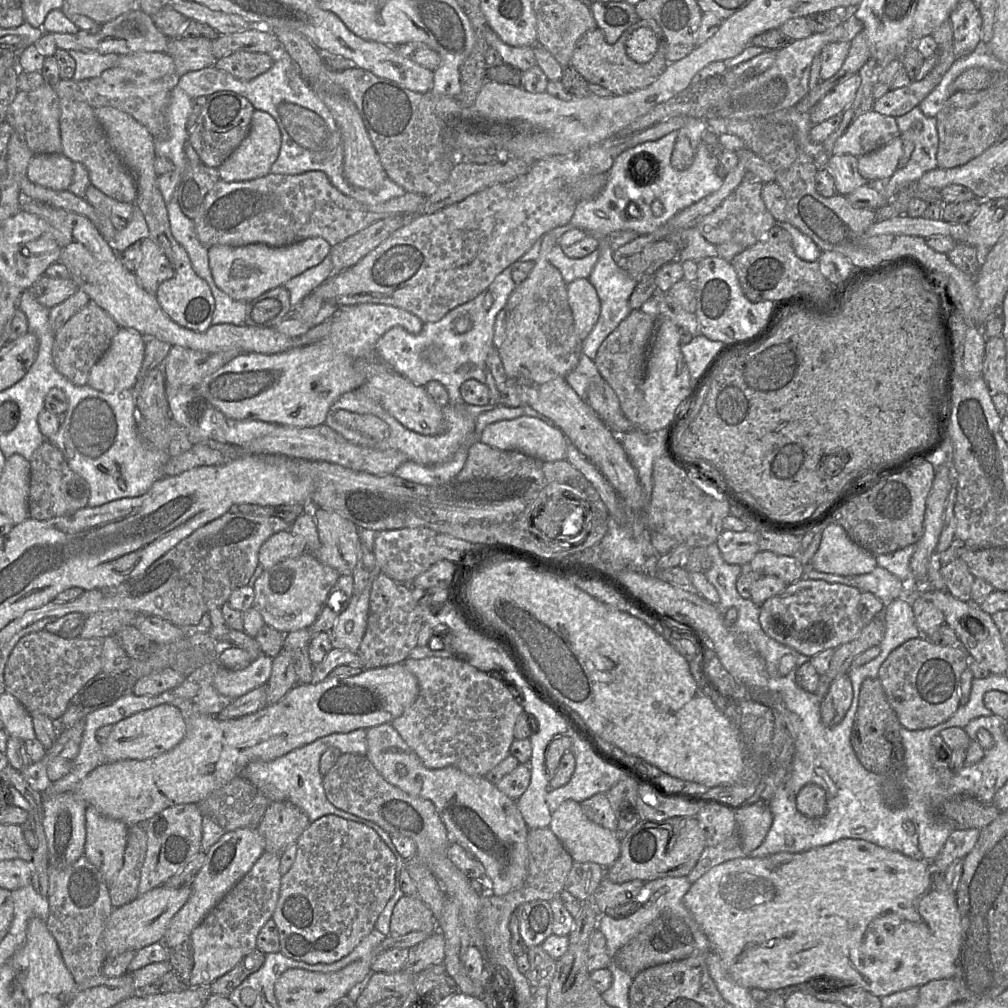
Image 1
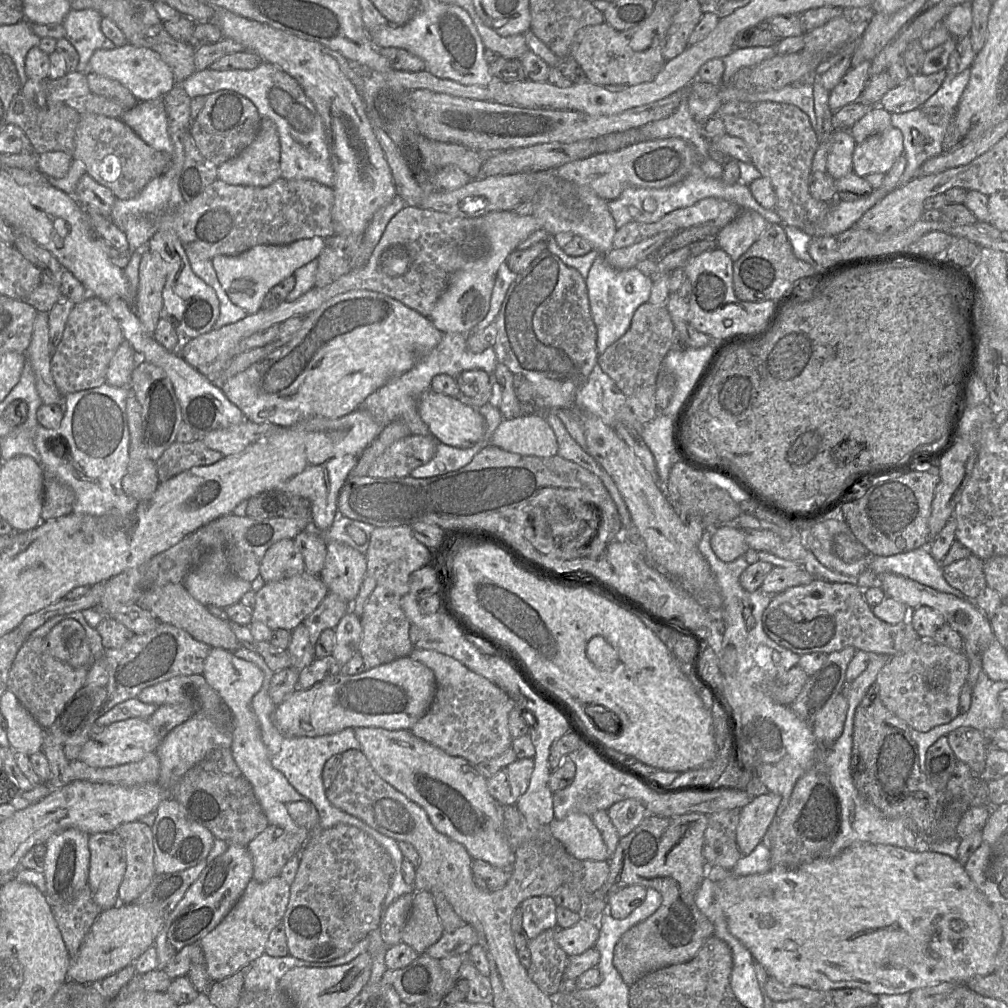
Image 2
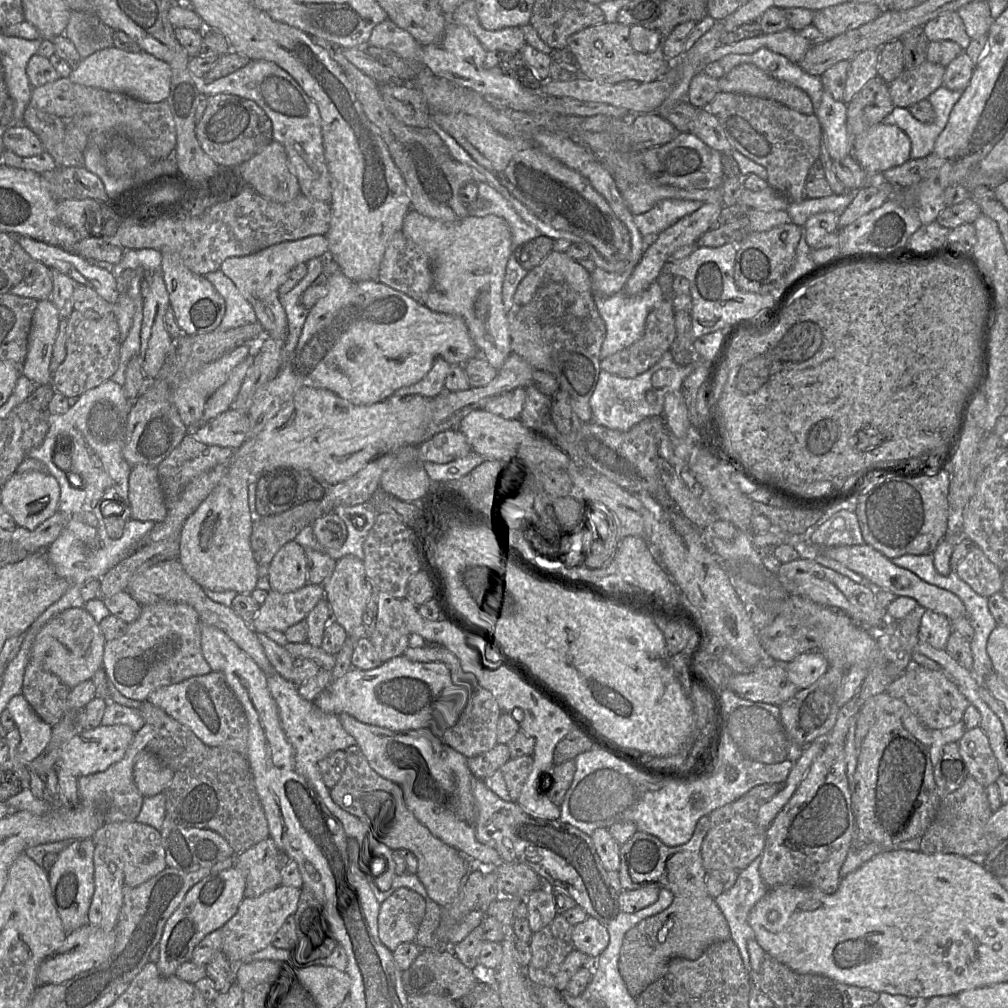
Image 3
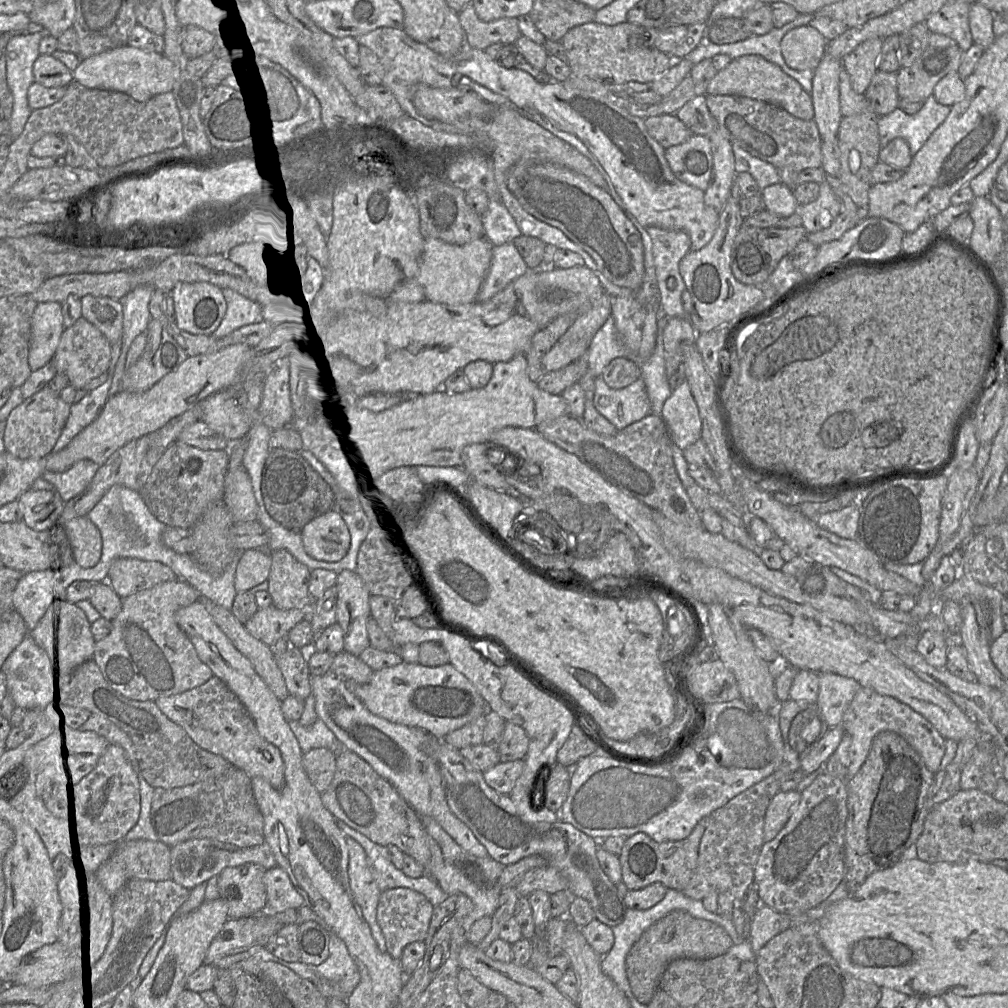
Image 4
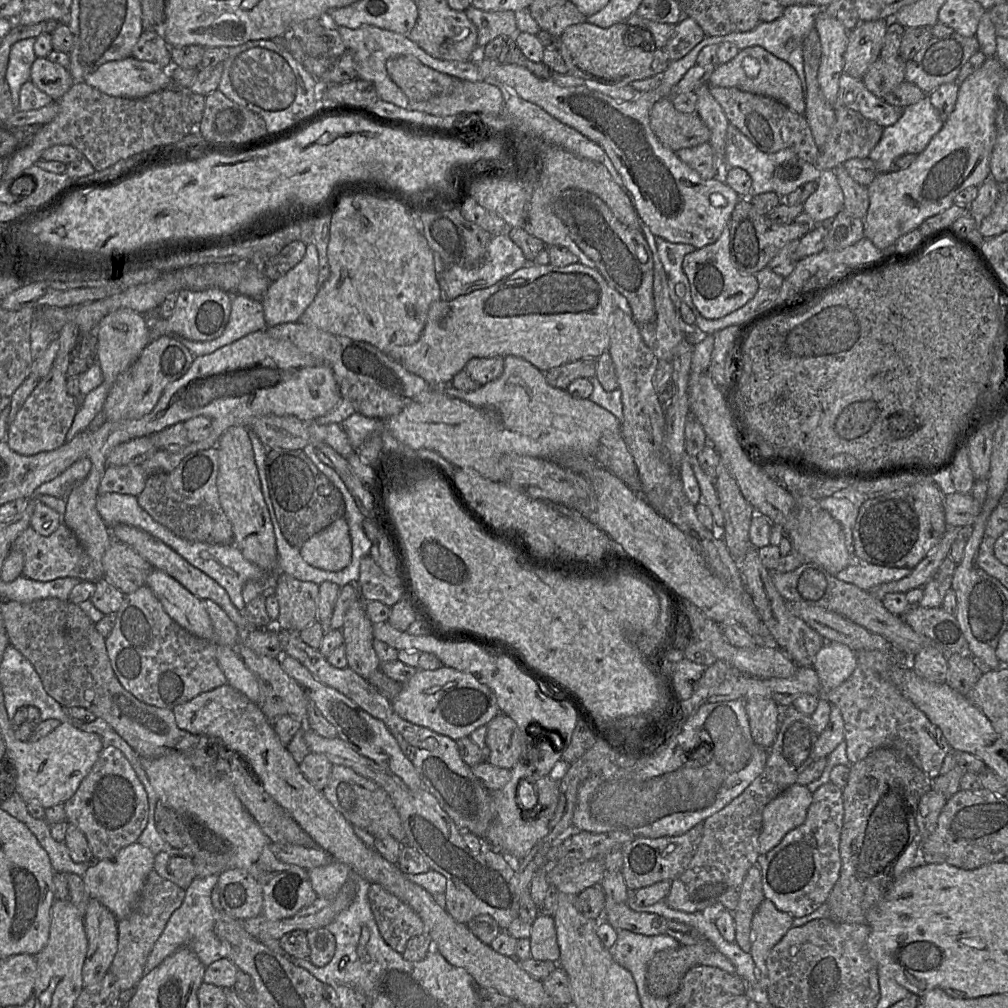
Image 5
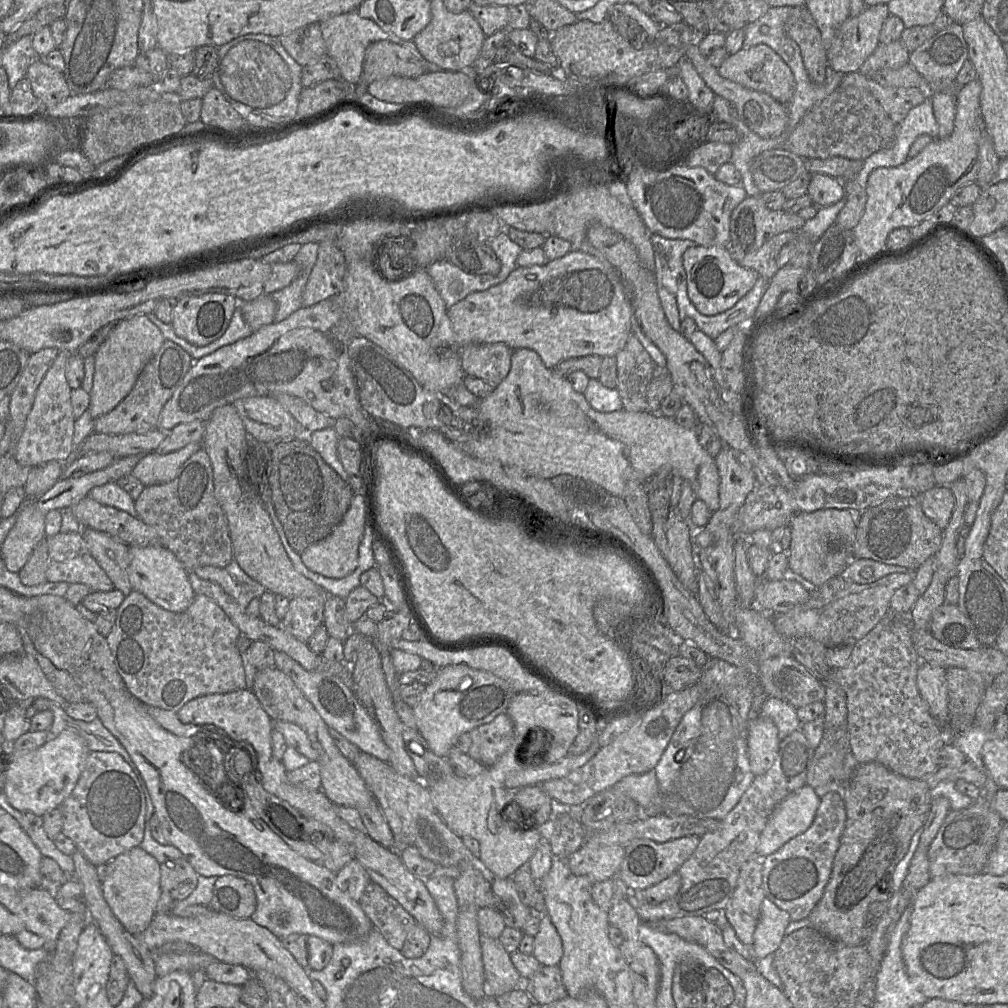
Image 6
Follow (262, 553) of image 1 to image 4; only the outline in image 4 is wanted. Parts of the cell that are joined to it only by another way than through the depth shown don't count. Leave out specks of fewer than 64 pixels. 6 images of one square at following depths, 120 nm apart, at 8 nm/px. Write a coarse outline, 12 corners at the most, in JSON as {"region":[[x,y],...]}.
{"region":[[288,551],[271,552],[268,579],[282,610],[311,602],[311,570]]}

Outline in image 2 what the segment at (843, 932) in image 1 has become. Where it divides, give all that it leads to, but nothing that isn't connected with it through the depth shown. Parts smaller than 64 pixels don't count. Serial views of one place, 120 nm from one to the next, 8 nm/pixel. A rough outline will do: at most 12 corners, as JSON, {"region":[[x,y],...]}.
{"region":[[855,842],[714,882],[786,986],[994,974],[1000,918],[946,854]]}

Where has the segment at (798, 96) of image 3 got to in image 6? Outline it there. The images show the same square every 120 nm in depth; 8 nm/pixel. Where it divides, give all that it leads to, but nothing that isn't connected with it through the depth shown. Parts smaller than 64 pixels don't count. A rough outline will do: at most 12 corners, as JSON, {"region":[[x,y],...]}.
{"region":[[765,44],[728,55],[718,73],[787,104],[790,67]]}

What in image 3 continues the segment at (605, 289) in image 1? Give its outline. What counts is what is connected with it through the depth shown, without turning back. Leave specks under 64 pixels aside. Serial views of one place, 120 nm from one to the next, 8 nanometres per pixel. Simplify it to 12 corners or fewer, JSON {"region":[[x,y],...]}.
{"region":[[657,281],[636,296],[595,296],[606,329],[601,361],[641,339],[664,299]]}

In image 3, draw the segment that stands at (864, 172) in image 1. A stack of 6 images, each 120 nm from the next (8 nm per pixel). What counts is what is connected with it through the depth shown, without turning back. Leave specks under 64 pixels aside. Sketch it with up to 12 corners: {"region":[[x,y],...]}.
{"region":[[875,123],[853,142],[869,175],[910,159],[909,137]]}

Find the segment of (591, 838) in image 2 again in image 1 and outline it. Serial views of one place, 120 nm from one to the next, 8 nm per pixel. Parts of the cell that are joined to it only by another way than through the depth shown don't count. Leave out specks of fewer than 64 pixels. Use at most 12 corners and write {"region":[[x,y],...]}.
{"region":[[567,800],[549,829],[574,862],[608,868],[622,833],[590,821]]}

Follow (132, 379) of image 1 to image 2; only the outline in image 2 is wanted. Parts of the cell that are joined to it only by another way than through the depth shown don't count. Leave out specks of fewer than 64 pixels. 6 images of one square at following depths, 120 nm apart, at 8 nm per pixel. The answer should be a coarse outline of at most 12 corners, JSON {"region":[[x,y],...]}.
{"region":[[124,339],[109,362],[105,382],[129,387],[138,355]]}

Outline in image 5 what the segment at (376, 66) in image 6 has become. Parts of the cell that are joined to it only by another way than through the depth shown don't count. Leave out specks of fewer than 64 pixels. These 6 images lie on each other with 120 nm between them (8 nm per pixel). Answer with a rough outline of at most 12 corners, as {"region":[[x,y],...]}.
{"region":[[409,55],[386,61],[412,100],[446,93],[455,79]]}

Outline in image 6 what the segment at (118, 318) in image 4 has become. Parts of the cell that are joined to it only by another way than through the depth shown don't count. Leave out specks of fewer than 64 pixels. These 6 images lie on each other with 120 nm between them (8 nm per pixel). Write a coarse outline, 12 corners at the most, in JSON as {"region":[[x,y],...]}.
{"region":[[144,314],[114,325],[94,354],[93,419],[130,393],[164,341]]}

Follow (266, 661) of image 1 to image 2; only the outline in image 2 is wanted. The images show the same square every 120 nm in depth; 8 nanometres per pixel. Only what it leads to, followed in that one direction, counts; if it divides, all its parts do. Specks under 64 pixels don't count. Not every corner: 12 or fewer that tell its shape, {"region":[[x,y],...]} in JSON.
{"region":[[211,648],[203,676],[231,713],[231,750],[269,825],[319,823],[272,766],[252,699],[256,664]]}

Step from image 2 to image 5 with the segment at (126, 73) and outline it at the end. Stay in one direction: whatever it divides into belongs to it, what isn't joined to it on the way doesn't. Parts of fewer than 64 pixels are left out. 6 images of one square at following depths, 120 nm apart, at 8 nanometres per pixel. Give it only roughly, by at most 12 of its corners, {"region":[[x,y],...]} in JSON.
{"region":[[129,56],[84,83],[138,99],[172,86],[169,69]]}

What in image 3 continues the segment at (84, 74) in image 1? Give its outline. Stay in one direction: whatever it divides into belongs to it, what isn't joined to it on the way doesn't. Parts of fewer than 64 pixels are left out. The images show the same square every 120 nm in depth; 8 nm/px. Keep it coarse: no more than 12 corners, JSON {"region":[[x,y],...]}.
{"region":[[72,11],[64,35],[82,59],[114,46],[95,14]]}

